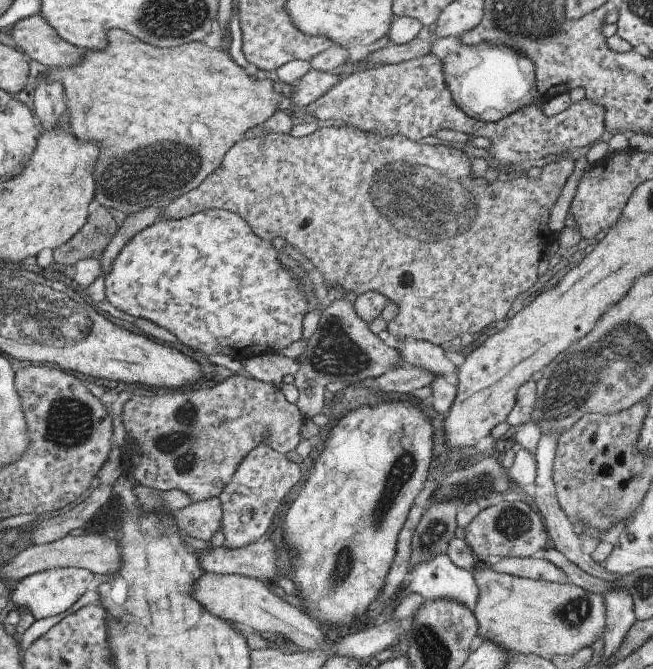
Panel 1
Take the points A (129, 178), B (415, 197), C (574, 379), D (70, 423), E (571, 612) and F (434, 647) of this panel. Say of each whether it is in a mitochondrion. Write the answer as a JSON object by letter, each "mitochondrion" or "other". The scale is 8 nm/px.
{"A":"mitochondrion","B":"mitochondrion","C":"mitochondrion","D":"mitochondrion","E":"mitochondrion","F":"mitochondrion"}

